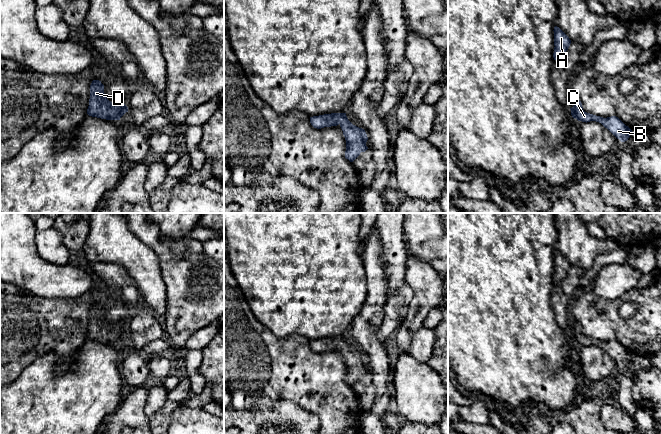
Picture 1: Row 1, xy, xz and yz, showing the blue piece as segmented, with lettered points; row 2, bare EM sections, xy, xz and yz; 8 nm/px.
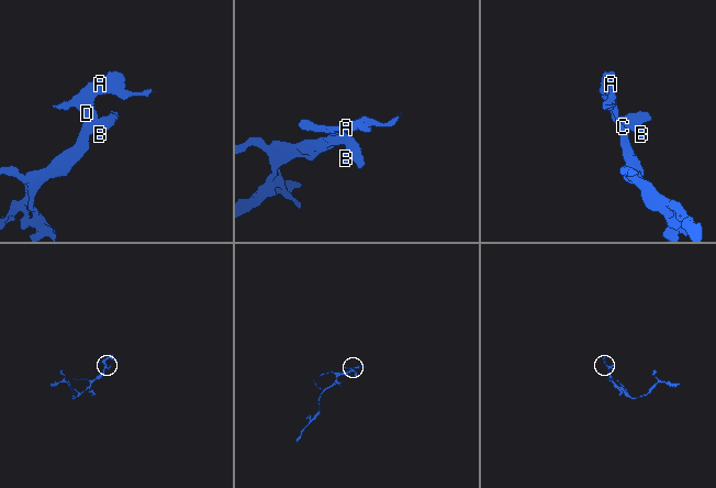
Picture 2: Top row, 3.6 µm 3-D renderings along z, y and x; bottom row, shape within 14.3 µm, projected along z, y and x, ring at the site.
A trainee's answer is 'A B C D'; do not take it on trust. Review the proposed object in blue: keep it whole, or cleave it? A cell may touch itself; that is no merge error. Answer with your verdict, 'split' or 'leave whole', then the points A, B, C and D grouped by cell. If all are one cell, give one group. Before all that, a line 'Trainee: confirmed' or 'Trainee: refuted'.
Trainee: confirmed
leave whole; A B C D

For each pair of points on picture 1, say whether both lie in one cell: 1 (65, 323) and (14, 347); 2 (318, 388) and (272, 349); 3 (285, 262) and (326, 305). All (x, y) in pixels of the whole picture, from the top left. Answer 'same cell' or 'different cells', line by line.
1: same cell
2: same cell
3: same cell

